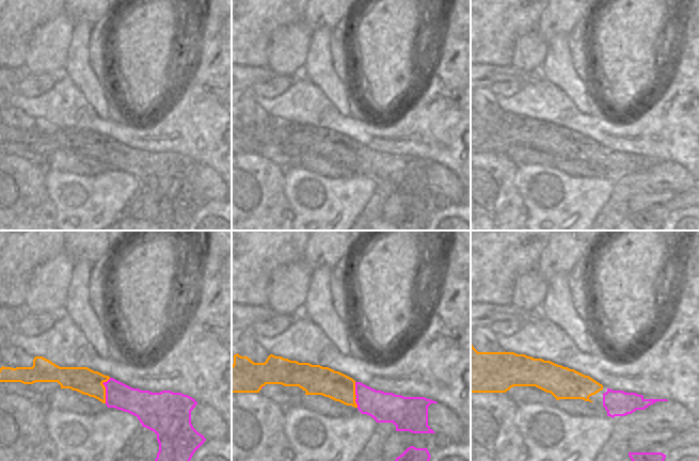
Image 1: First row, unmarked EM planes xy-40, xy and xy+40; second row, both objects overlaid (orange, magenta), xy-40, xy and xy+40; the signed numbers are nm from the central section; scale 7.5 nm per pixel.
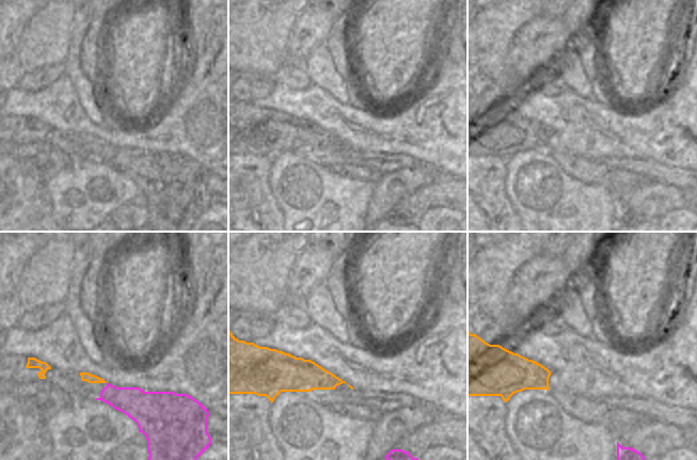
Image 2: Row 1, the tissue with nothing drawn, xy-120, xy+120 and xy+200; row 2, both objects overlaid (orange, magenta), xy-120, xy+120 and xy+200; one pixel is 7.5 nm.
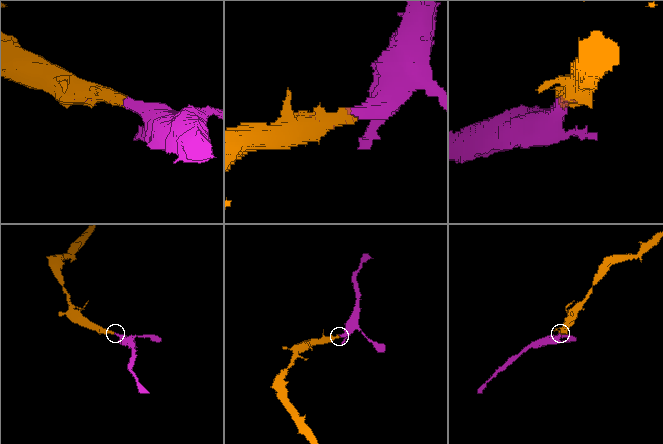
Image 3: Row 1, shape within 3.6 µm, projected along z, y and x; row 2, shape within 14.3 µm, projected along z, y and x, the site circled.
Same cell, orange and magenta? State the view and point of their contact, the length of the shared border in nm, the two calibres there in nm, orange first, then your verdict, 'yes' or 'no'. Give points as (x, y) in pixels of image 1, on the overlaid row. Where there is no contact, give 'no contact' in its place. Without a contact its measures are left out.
meets orange in xy-40 at (105, 390); contact 200 nm long; 190 nm thick on the orange side, 190 nm on the other; yes

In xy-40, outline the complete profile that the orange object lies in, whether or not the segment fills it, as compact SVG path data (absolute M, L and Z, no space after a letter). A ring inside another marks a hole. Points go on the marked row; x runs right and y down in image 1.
M35 356L32 367L12 368L2 366L0 368L0 382L21 382L23 384L58 382L61 388L77 391L98 399L108 408L115 408L137 416L142 427L157 434L159 451L155 461L190 461L193 454L206 441L204 435L198 433L191 424L191 411L197 402L192 397L181 393L171 391L152 393L132 388L88 367L60 367L43 356Z

